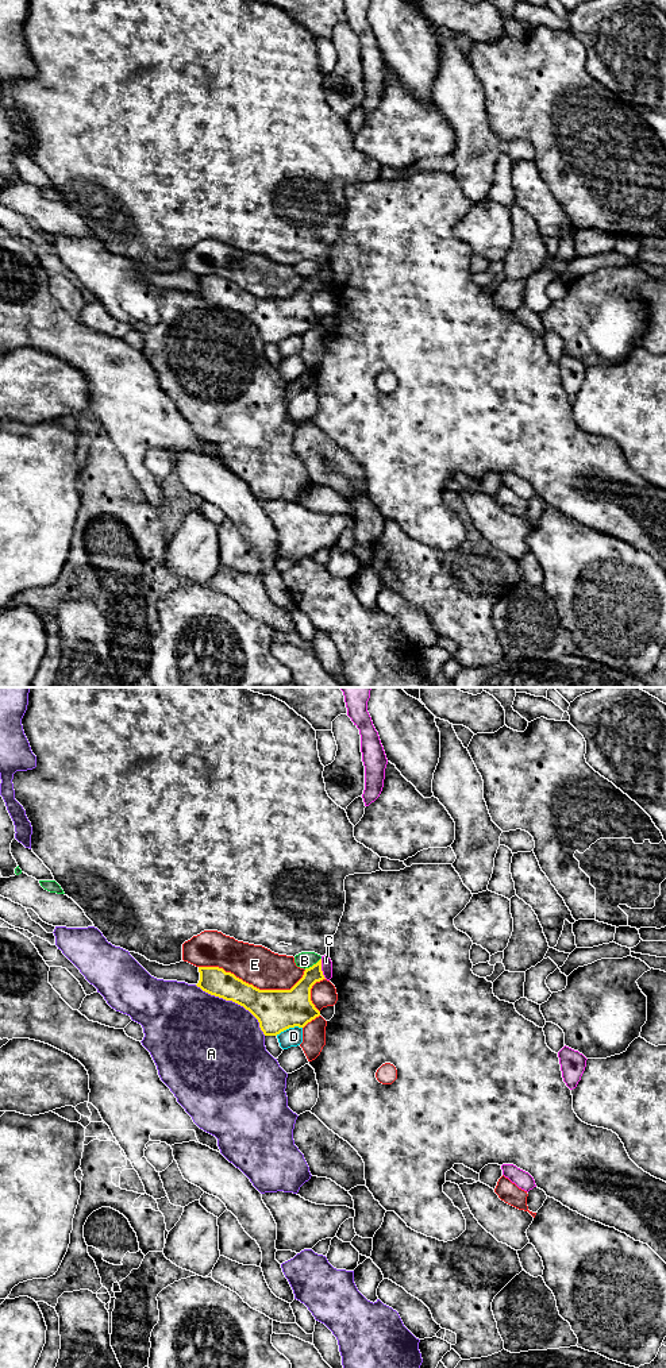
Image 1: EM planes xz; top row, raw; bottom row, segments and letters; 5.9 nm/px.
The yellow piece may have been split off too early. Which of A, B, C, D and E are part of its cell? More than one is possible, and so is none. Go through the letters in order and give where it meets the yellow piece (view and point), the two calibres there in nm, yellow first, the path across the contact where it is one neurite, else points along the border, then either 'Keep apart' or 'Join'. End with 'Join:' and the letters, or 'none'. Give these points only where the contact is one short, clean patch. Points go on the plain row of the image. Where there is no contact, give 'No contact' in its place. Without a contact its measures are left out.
A: Touches yellow at xz (234, 309). Thickness 240 nm (yellow) against 480 nm. Keep apart
B: Touches yellow at xz (314, 273). Thickness 180 nm (yellow) against 100 nm. Keep apart
C: Touches yellow at xz (320, 277). Thickness 180 nm (yellow) against 60 nm. Keep apart
D: Touches yellow at xz (288, 336). Thickness 260 nm (yellow) against 110 nm. Boundary: xz (301, 335), (289, 335), (276, 343). Keep apart
E: Touches yellow at xz (253, 295). Thickness 260 nm (yellow) against 240 nm. Keep apart
Join: none

